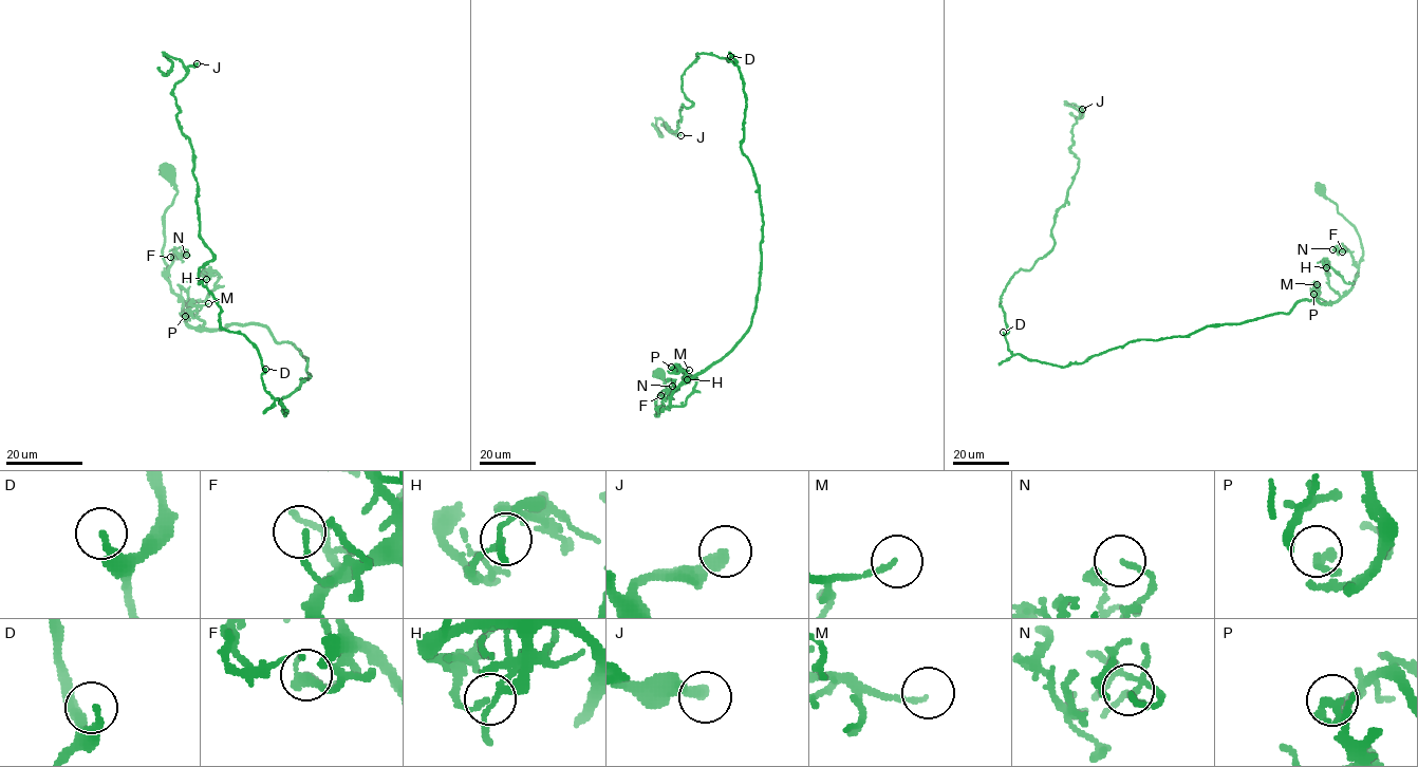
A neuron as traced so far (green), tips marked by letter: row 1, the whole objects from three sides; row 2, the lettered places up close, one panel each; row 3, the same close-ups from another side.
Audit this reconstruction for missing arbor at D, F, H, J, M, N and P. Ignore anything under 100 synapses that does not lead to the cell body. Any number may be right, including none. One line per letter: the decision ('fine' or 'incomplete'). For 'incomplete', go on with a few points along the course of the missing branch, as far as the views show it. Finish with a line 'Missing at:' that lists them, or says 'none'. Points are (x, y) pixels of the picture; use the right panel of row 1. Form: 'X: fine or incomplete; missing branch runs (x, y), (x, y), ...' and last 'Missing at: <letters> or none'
D: fine
F: fine
H: fine
J: fine
M: fine
N: fine
P: fine
Missing at: none

